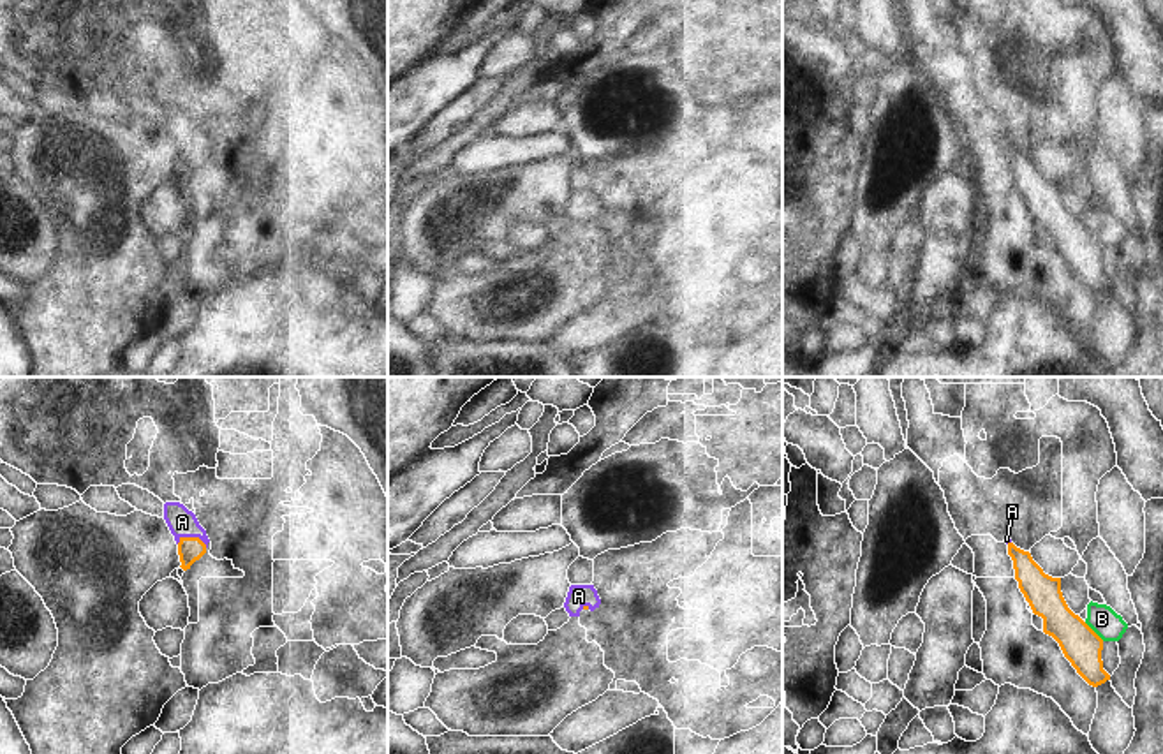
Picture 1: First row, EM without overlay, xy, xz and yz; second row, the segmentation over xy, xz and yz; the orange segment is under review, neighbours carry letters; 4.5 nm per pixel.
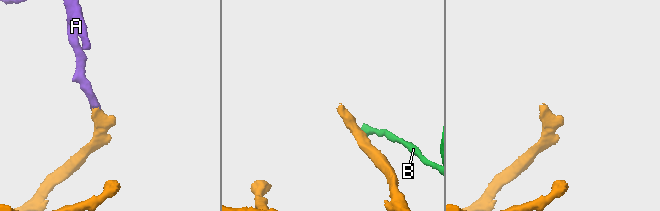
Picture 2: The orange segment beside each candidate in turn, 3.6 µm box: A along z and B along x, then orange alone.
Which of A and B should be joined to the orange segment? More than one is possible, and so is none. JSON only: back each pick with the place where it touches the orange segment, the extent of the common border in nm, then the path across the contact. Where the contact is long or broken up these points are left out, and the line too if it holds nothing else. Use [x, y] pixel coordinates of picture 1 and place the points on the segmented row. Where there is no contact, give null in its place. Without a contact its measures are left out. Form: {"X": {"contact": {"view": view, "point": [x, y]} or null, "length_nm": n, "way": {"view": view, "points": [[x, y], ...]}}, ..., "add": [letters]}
{"A": {"contact": {"view": "xy", "point": [192, 538]}, "length_nm": 140, "way": {"view": "xy", "points": [[189, 548], [192, 538], [182, 522]]}}, "add": ["A"]}

